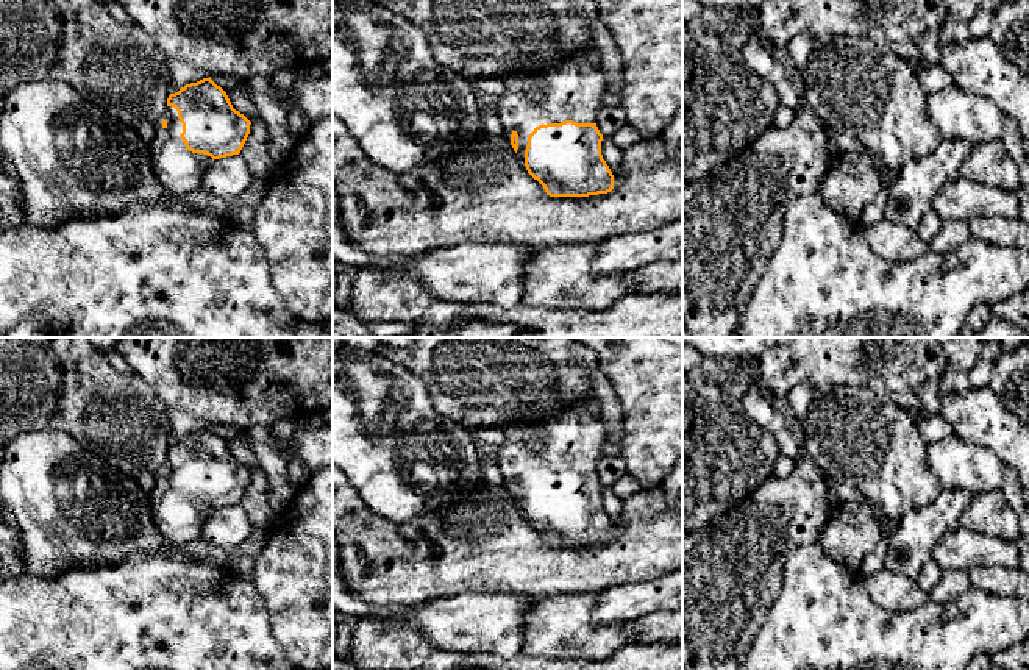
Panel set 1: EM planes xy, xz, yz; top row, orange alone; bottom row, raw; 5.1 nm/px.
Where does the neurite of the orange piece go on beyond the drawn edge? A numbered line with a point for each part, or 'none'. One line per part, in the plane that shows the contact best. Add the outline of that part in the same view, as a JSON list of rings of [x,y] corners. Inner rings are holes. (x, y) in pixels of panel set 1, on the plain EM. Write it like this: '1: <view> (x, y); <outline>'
1: xz (572, 438); [[[593,394],[553,414],[512,422],[501,429],[506,440],[498,445],[495,461],[504,487],[511,492],[511,484],[518,484],[517,506],[522,512],[536,476],[565,470],[596,473],[607,440],[601,404]]]

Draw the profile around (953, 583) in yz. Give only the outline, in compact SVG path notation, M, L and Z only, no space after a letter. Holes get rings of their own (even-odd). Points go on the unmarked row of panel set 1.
M945 570L940 583L929 592L929 600L935 603L948 604L971 587L968 572L965 570Z

